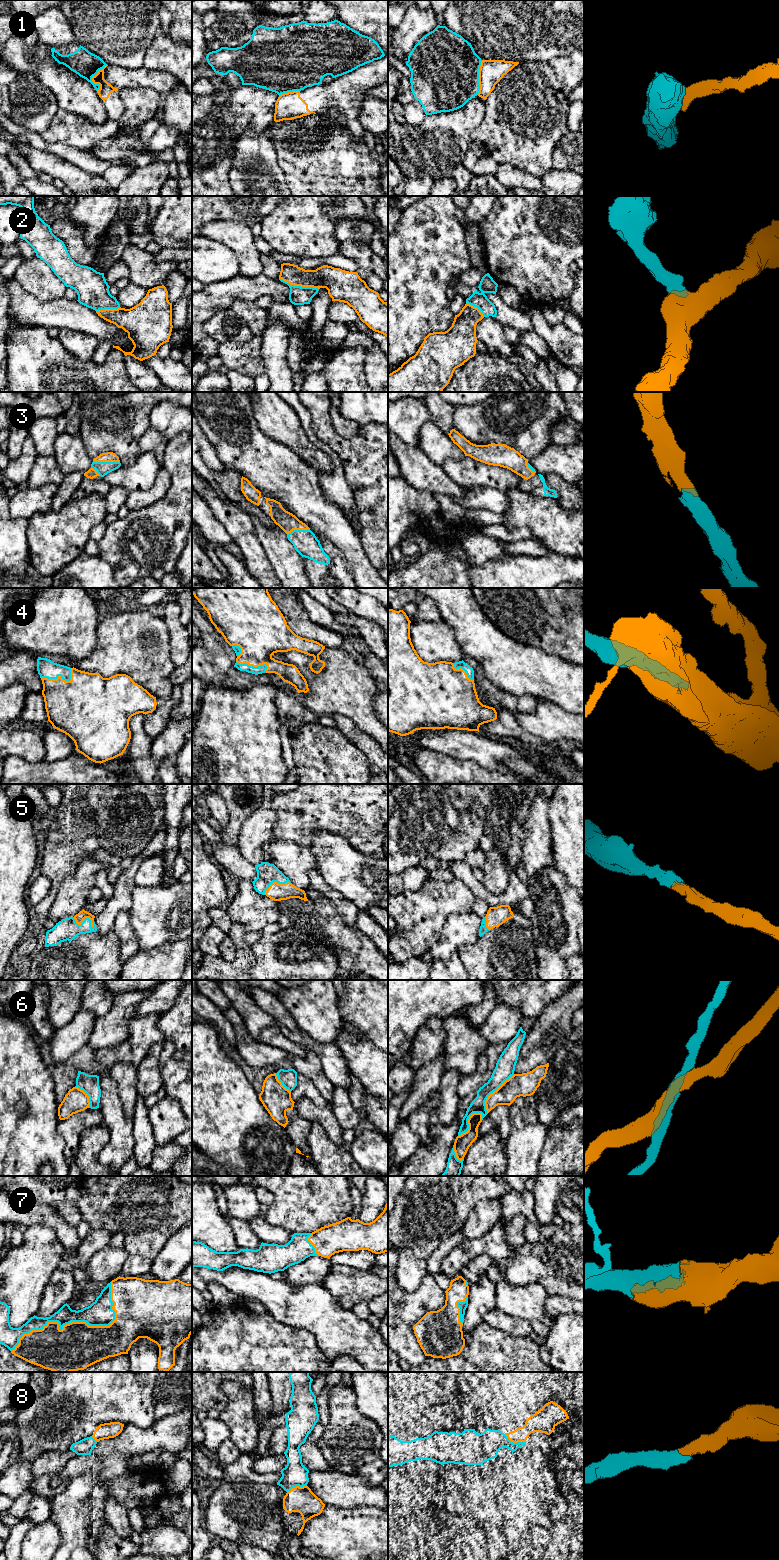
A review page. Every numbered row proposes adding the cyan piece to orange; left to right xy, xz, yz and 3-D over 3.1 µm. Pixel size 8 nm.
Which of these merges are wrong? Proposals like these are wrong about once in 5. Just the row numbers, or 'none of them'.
1, 6

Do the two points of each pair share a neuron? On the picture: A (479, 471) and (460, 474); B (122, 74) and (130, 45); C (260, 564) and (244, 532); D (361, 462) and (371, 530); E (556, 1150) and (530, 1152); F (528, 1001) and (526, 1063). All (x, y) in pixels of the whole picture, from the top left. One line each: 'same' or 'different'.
A: same
B: different
C: same
D: same
E: different
F: different

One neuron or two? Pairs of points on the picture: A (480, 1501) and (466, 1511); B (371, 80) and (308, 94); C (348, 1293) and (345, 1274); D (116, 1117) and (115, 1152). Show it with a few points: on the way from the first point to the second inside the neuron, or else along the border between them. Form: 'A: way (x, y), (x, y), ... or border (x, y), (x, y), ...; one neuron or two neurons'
A: border (458, 1488), (469, 1501), (473, 1516); two neurons
B: way (355, 85), (342, 94), (324, 94); one neuron
C: way (348, 1288), (345, 1279); one neuron
D: way (116, 1126), (116, 1143); one neuron

